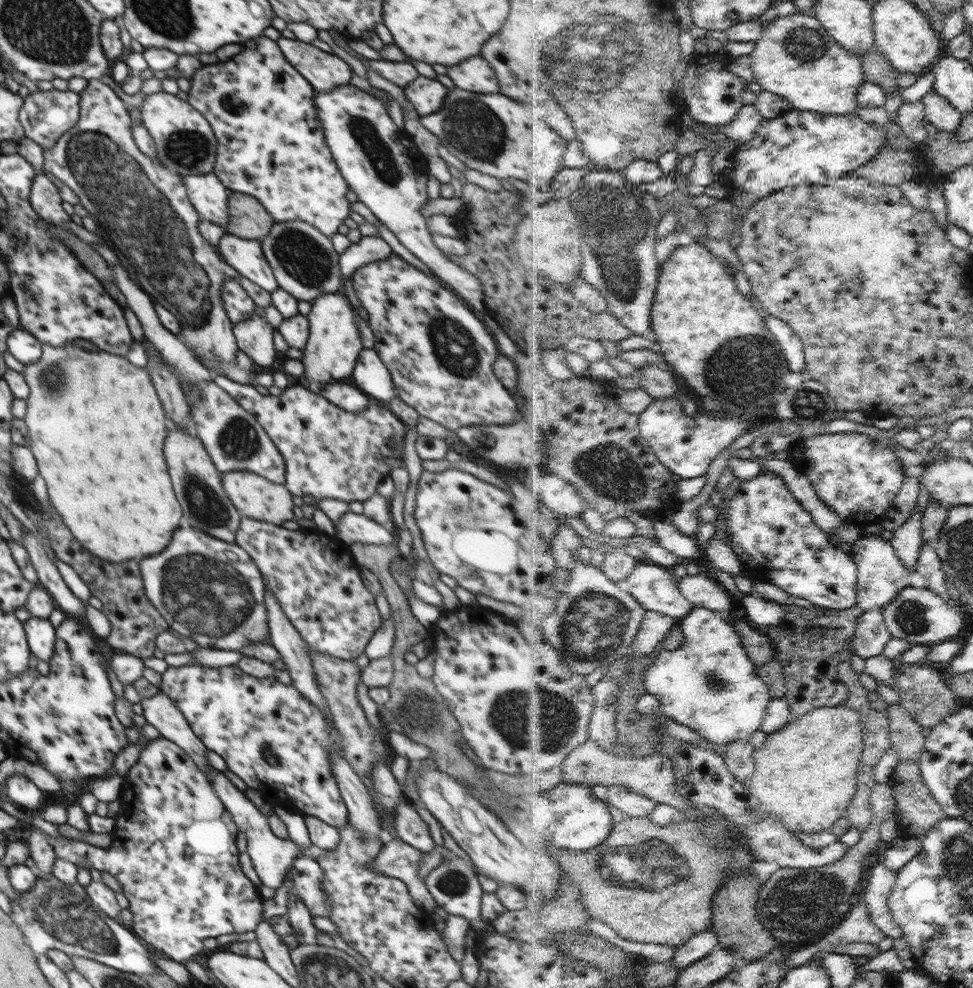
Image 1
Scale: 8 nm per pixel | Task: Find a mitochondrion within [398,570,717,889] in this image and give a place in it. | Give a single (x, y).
(550, 721)

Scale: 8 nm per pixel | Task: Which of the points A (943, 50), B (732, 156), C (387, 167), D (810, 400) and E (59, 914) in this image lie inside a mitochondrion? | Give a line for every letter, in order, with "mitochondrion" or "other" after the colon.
A: other
B: other
C: mitochondrion
D: mitochondrion
E: mitochondrion

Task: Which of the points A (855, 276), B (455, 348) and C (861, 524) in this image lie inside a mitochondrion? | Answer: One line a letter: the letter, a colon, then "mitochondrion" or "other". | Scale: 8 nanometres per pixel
A: mitochondrion
B: mitochondrion
C: other

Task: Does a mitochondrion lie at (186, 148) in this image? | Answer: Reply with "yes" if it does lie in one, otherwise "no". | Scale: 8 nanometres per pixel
yes

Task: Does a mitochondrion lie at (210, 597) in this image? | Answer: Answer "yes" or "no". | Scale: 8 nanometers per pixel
yes

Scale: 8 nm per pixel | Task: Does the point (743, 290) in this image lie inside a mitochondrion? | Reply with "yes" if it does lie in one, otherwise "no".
no

